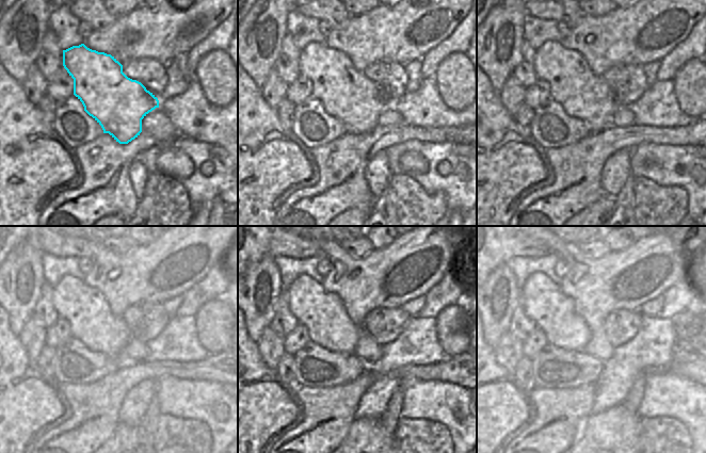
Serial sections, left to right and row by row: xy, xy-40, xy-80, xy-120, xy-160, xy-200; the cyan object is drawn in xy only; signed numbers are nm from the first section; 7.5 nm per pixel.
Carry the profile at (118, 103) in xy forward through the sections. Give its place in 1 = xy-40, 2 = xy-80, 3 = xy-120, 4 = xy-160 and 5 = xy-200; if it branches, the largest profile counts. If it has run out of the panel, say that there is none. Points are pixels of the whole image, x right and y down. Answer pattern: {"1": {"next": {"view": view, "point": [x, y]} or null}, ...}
{"1": {"next": {"view": "xy-40", "point": [347, 94]}}, "2": {"next": {"view": "xy-80", "point": [582, 94]}}, "3": {"next": {"view": "xy-120", "point": [91, 320]}}, "4": {"next": {"view": "xy-160", "point": [322, 312]}}, "5": {"next": {"view": "xy-200", "point": [543, 301]}}}

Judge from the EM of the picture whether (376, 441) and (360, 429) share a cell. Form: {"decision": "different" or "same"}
{"decision": "same"}

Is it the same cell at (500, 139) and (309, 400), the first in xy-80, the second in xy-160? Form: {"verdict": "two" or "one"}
{"verdict": "two"}

